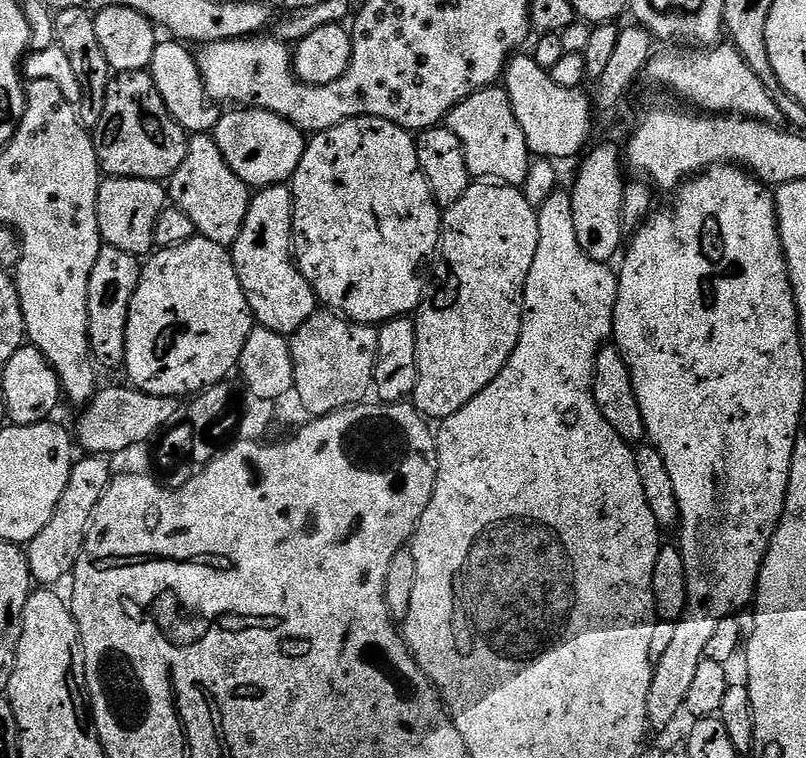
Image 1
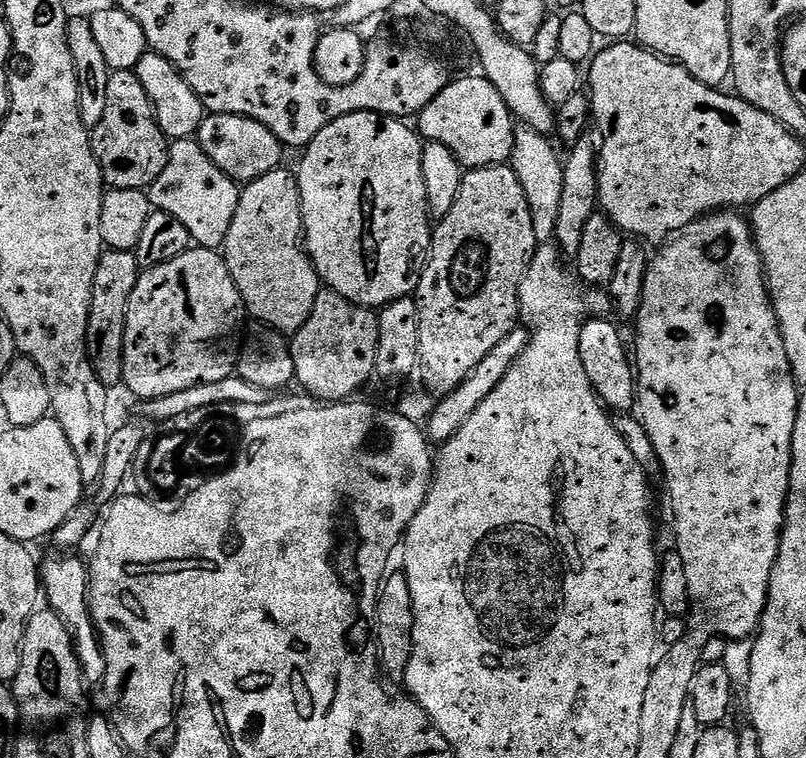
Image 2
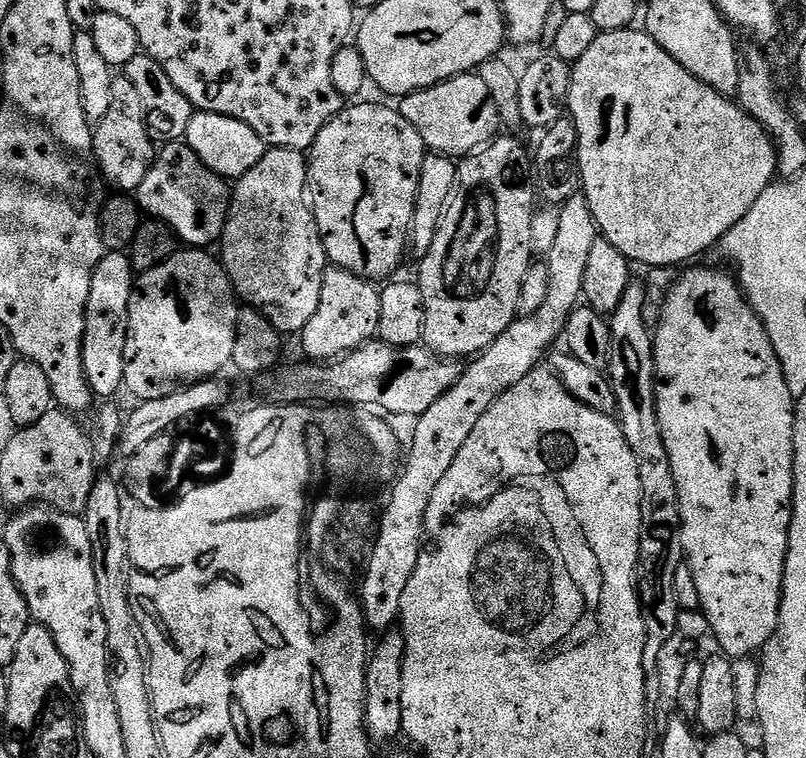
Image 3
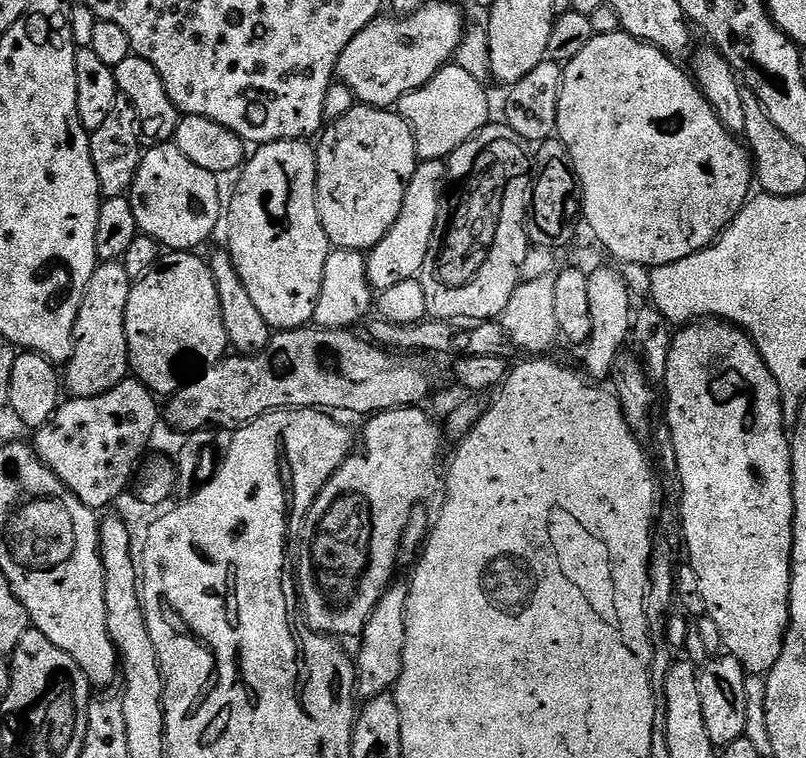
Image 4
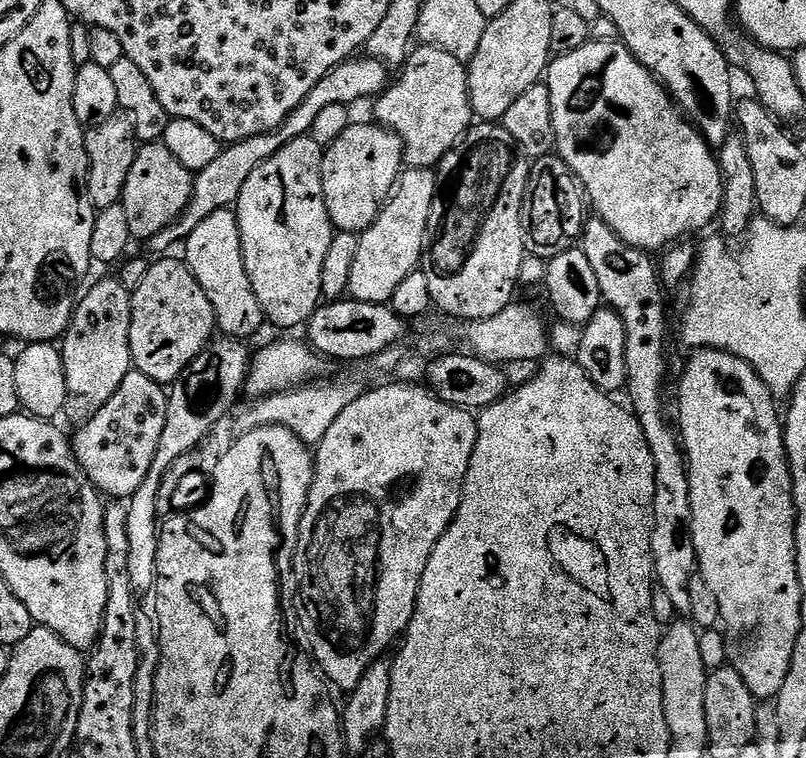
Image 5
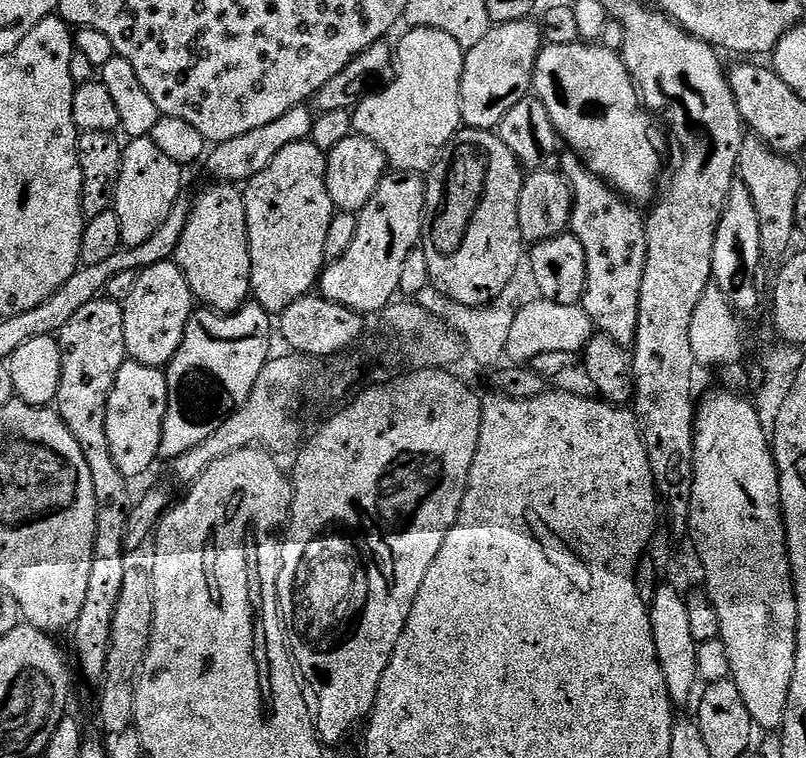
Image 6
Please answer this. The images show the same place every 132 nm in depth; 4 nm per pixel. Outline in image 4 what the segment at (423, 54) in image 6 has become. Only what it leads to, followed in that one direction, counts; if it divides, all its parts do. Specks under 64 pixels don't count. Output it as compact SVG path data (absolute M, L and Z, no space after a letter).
M449 62L418 90L401 98L398 111L414 134L416 154L420 160L444 160L458 146L474 138L490 123L488 92L485 85L466 74L455 62Z

